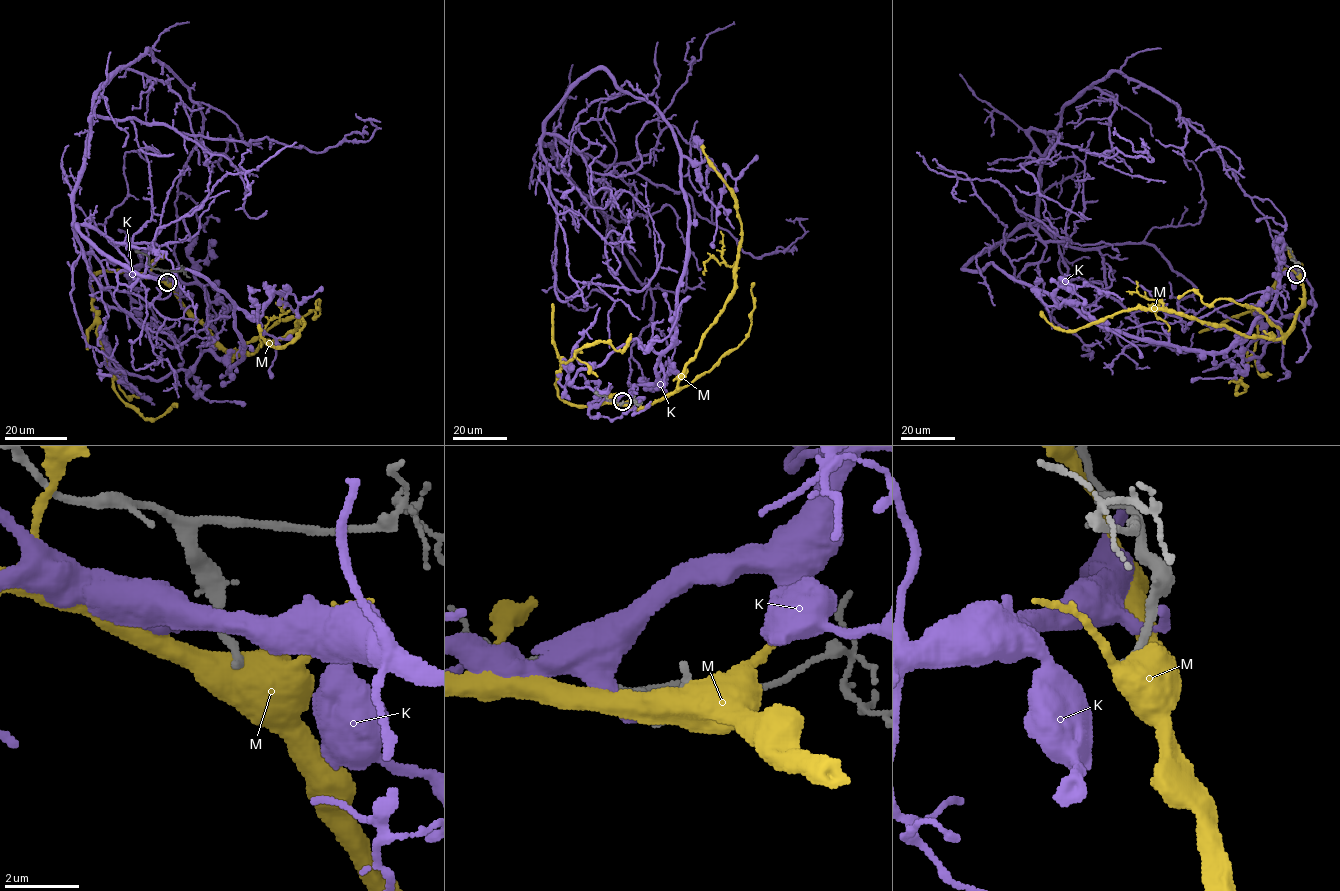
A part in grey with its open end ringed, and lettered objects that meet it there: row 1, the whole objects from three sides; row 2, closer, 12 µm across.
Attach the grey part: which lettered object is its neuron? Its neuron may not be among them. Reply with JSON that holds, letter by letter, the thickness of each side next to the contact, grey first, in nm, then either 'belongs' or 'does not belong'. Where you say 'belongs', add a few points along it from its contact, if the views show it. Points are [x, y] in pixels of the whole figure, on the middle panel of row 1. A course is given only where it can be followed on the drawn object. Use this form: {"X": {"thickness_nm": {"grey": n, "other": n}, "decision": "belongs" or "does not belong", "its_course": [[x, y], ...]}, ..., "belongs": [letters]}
{"K": {"thickness_nm": {"grey": 320, "other": 190}, "decision": "does not belong"}, "M": {"thickness_nm": {"grey": 260, "other": 700}, "decision": "does not belong"}, "belongs": []}

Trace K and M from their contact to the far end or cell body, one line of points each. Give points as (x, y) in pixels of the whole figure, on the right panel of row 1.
K: (1299, 270), (1210, 141), (1112, 71), (1061, 112), (1039, 222), (1151, 244), (1196, 290), (1184, 330), (1103, 330)
M: (1298, 274), (1302, 306), (1277, 339), (1147, 309), (1056, 329), (1041, 311)

